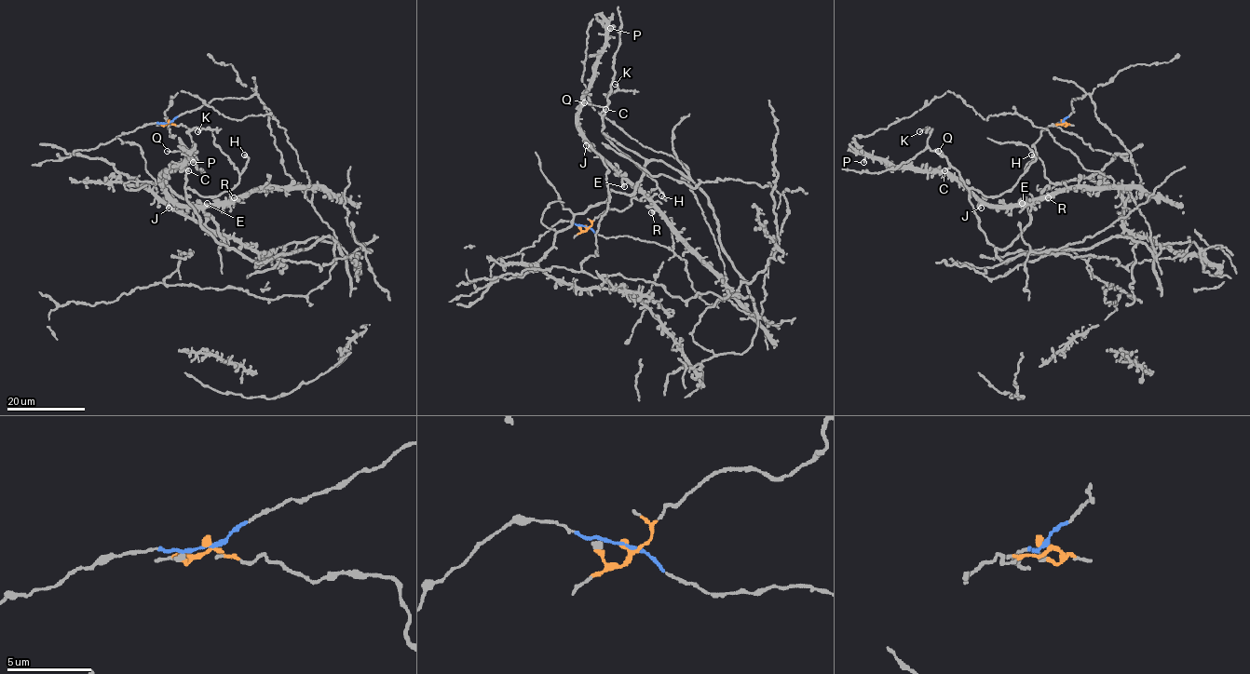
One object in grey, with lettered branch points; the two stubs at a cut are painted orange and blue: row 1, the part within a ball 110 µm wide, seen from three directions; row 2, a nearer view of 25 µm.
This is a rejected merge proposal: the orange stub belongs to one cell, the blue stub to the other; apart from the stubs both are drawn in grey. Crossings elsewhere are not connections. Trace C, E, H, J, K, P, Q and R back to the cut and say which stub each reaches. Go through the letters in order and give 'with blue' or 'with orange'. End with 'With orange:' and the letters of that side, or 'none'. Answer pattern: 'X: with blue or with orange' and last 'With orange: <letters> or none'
C: with orange
E: with blue
H: with orange
J: with blue
K: with orange
P: with blue
Q: with orange
R: with blue
With orange: C, H, K, Q

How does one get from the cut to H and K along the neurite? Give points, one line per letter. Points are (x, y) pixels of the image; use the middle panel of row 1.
H: (586, 227), (608, 209), (625, 209), (632, 197), (644, 200), (658, 188), (665, 199), (661, 195)
K: (586, 227), (657, 188), (602, 131), (615, 84)

